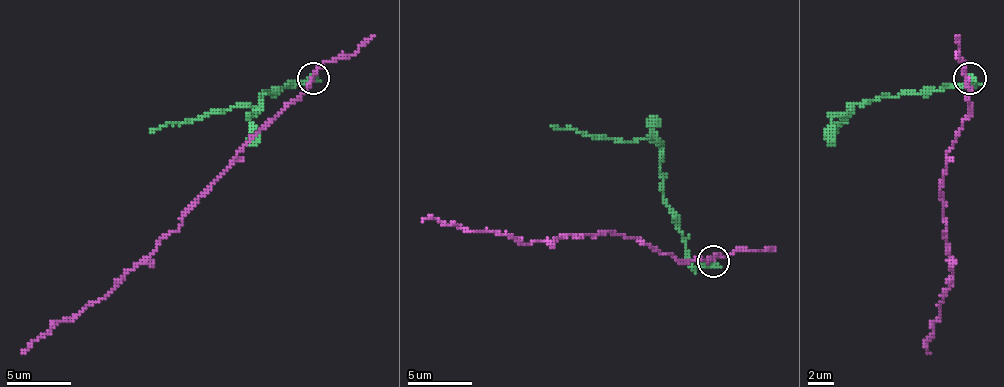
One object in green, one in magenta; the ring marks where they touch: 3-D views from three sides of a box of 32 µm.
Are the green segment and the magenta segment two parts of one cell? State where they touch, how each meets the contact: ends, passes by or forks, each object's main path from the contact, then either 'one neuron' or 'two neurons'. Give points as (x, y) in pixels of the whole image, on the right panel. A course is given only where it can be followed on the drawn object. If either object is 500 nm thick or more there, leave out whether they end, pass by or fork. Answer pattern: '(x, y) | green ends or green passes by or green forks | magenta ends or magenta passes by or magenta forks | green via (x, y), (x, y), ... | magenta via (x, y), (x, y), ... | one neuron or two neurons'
(970, 78) | green ends | magenta passes by | green via (969, 77), (975, 84), (857, 103), (850, 106), (834, 132) | magenta via (969, 77), (969, 116), (946, 154), (940, 190), (953, 283), (927, 340), (930, 353) | two neurons

